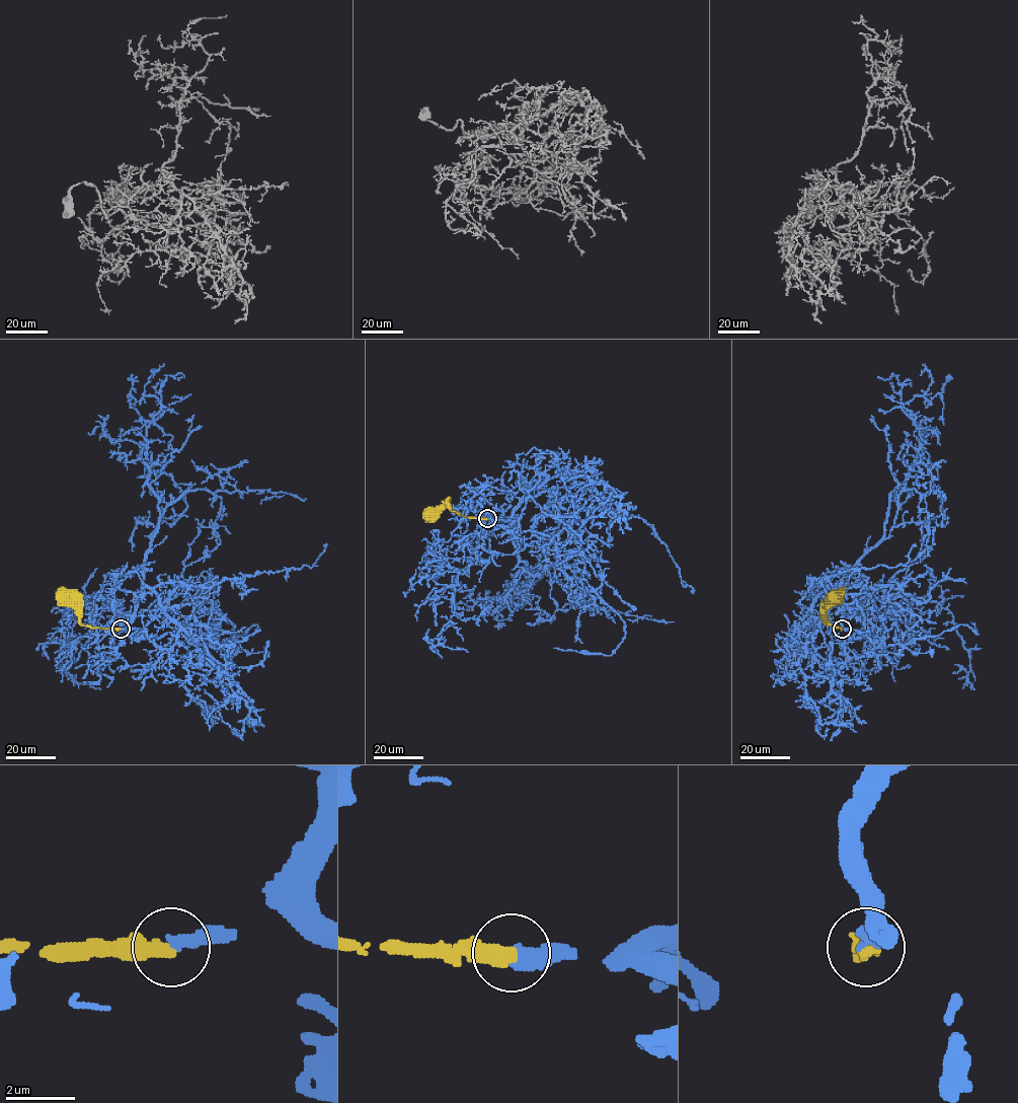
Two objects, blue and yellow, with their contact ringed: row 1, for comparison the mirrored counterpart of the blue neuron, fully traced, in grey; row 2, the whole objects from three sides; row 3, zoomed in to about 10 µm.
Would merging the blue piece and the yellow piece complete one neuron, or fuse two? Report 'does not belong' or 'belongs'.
does not belong

